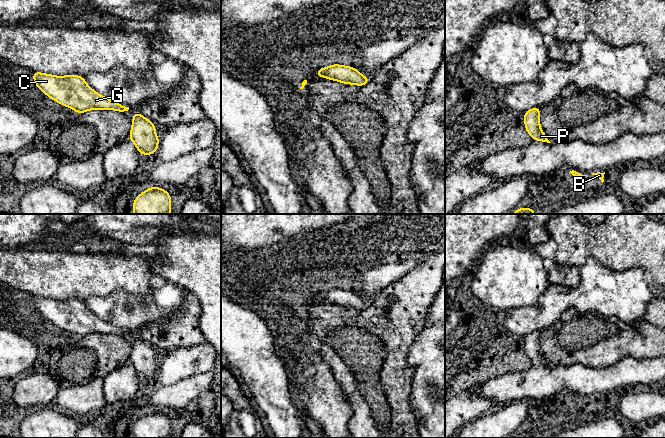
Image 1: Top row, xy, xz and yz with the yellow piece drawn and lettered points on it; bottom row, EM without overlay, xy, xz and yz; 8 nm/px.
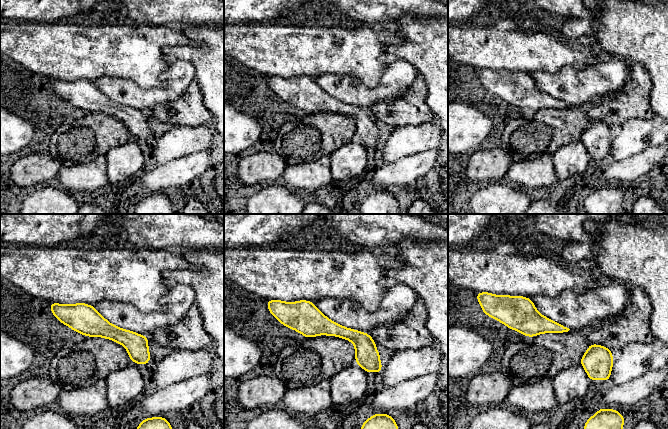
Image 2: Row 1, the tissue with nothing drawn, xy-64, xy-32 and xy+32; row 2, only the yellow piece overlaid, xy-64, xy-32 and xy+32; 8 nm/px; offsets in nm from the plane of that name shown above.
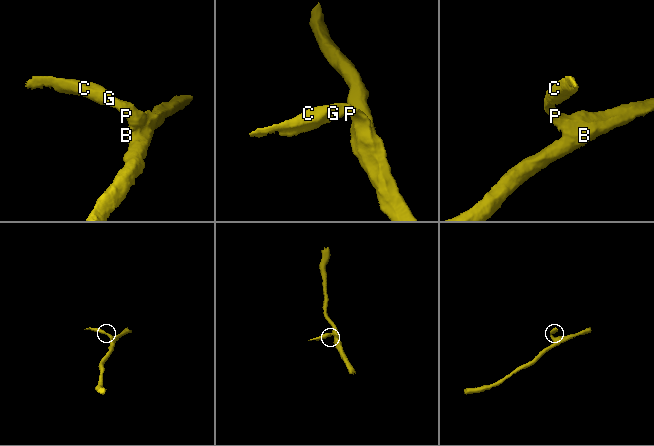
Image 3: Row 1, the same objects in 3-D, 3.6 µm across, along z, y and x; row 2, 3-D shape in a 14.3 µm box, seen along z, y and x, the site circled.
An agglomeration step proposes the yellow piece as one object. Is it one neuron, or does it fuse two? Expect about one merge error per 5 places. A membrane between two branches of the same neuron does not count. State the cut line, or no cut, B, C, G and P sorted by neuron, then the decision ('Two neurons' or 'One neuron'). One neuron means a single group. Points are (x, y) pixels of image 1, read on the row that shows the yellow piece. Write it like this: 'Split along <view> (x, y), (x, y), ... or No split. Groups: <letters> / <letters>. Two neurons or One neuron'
No split. Groups: B C G P. One neuron

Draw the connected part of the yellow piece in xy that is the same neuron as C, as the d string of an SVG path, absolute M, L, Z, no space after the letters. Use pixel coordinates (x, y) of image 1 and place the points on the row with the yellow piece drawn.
M32 72L32 75L35 85L45 95L73 109L78 114L94 109L119 112L129 110L129 107L118 104L94 91L82 76L55 76L41 72Z

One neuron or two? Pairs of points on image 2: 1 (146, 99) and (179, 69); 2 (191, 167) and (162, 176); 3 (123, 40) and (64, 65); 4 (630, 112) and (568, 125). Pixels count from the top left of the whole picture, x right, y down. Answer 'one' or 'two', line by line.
1: one
2: one
3: one
4: one

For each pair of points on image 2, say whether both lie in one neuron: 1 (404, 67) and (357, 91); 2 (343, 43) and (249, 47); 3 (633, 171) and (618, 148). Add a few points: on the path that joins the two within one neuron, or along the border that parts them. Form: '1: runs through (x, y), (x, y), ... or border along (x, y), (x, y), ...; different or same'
1: runs through (392, 79), (379, 92), (369, 92); same
2: runs through (320, 47), (272, 47); same
3: border along (647, 150), (640, 151), (624, 159), (608, 161); different

